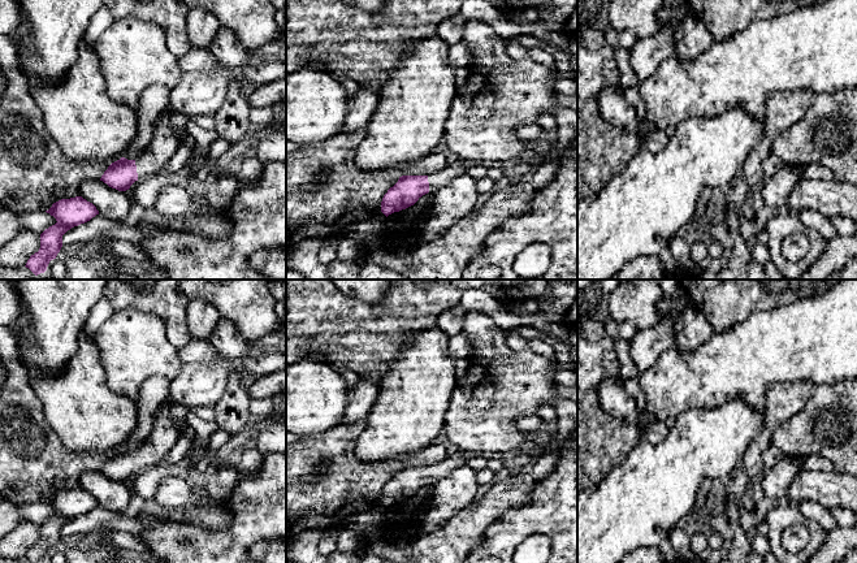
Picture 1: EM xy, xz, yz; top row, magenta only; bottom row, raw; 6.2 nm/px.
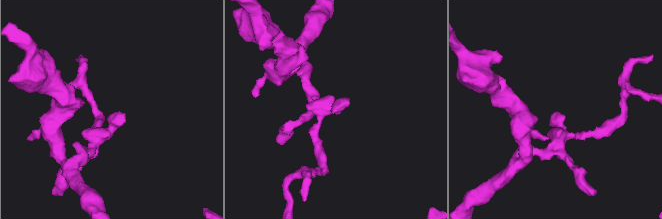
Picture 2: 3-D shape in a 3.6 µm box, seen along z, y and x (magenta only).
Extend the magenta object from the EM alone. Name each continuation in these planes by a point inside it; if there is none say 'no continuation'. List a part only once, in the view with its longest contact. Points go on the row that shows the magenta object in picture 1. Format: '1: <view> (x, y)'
1: xy (202, 92)

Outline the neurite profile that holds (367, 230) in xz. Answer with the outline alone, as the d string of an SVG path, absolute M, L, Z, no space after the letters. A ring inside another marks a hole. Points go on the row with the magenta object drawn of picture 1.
M382 212L373 215L369 220L355 222L345 229L345 237L356 239L360 243L376 239L384 230L386 216Z

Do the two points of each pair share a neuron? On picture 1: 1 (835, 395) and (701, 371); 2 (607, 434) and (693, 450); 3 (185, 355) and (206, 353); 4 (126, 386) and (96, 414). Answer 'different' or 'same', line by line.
1: different
2: different
3: same
4: different

